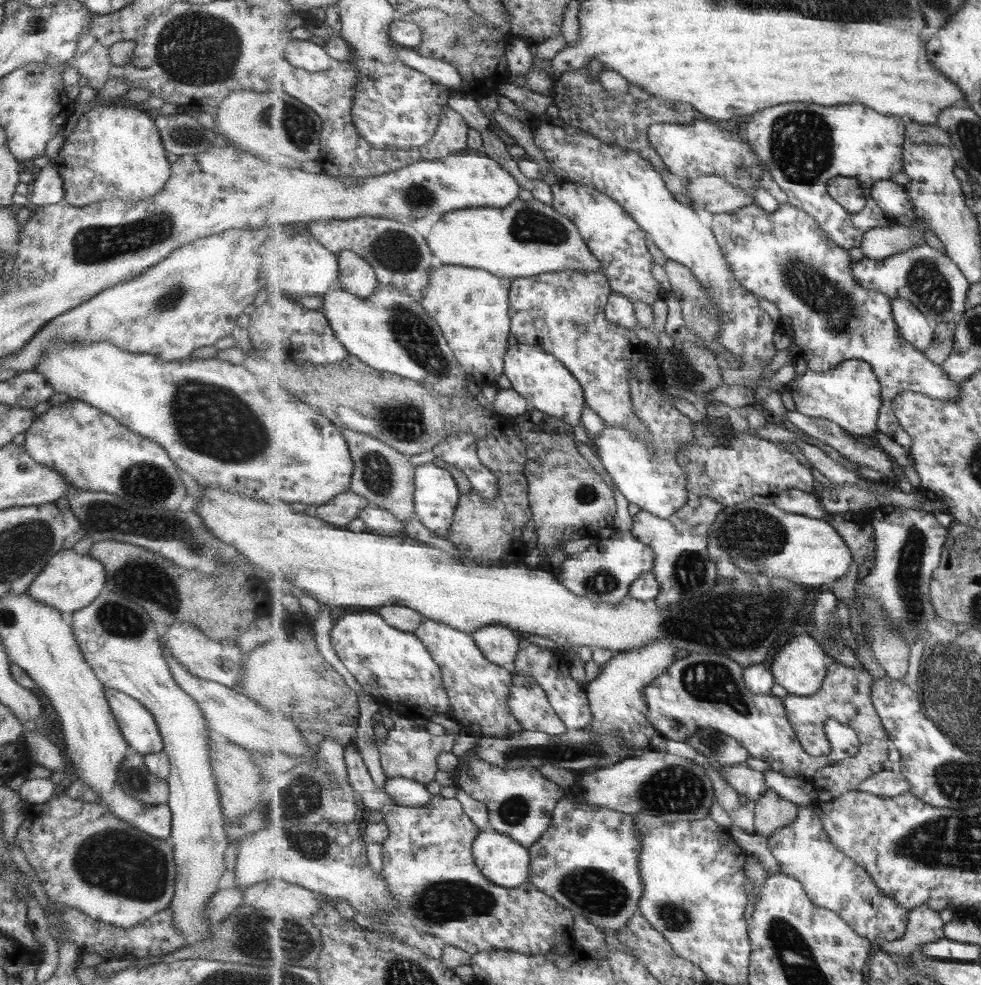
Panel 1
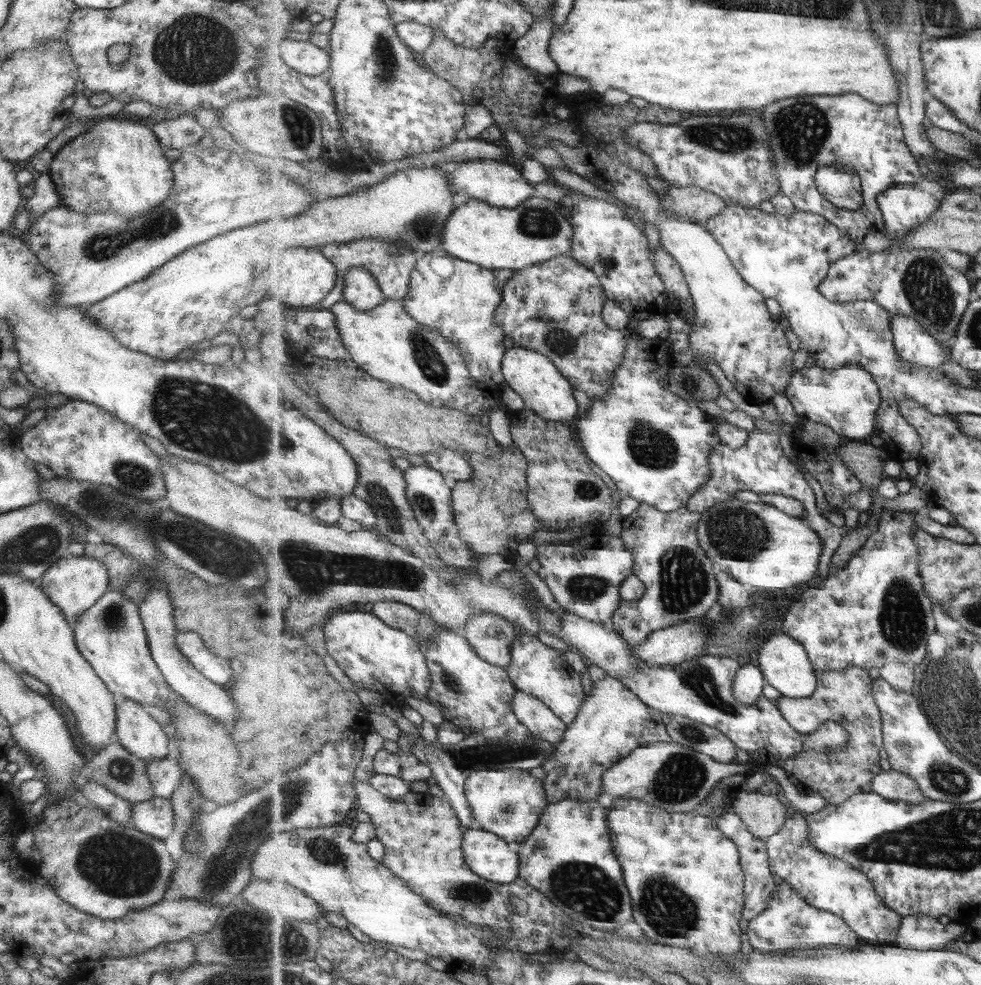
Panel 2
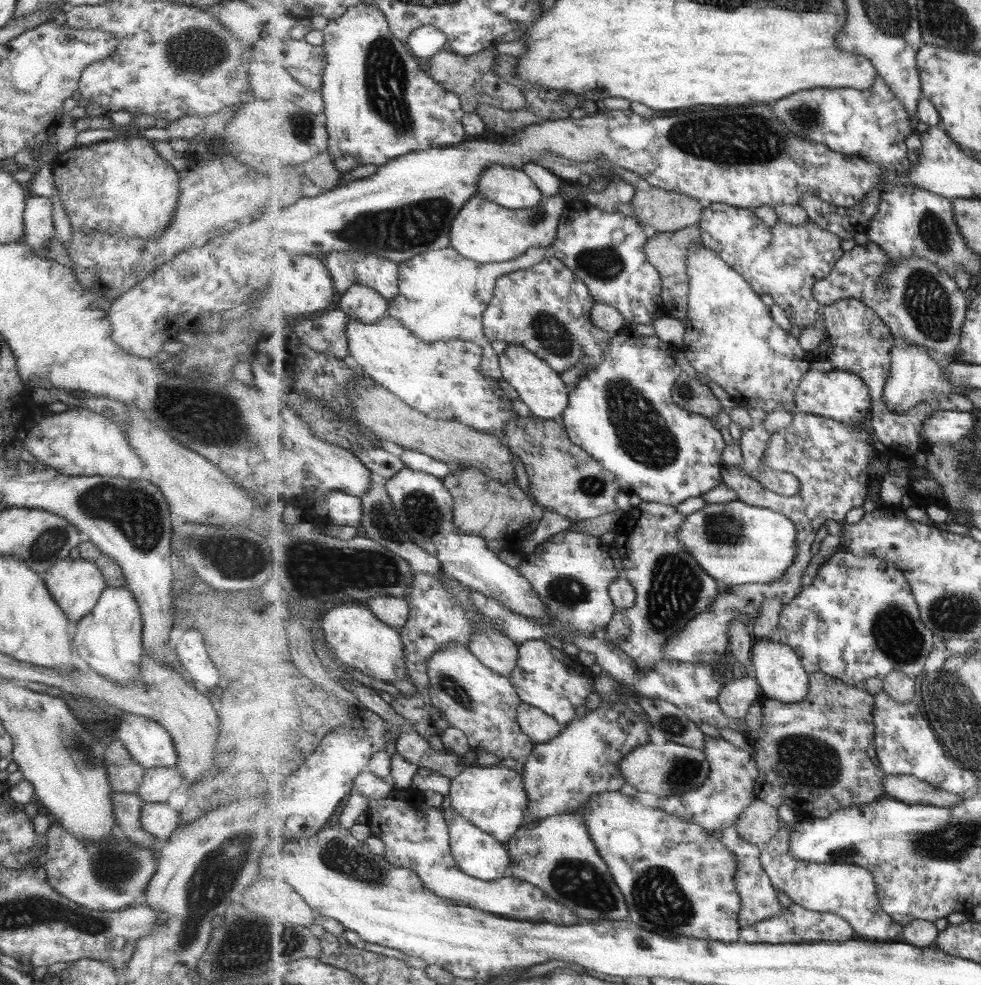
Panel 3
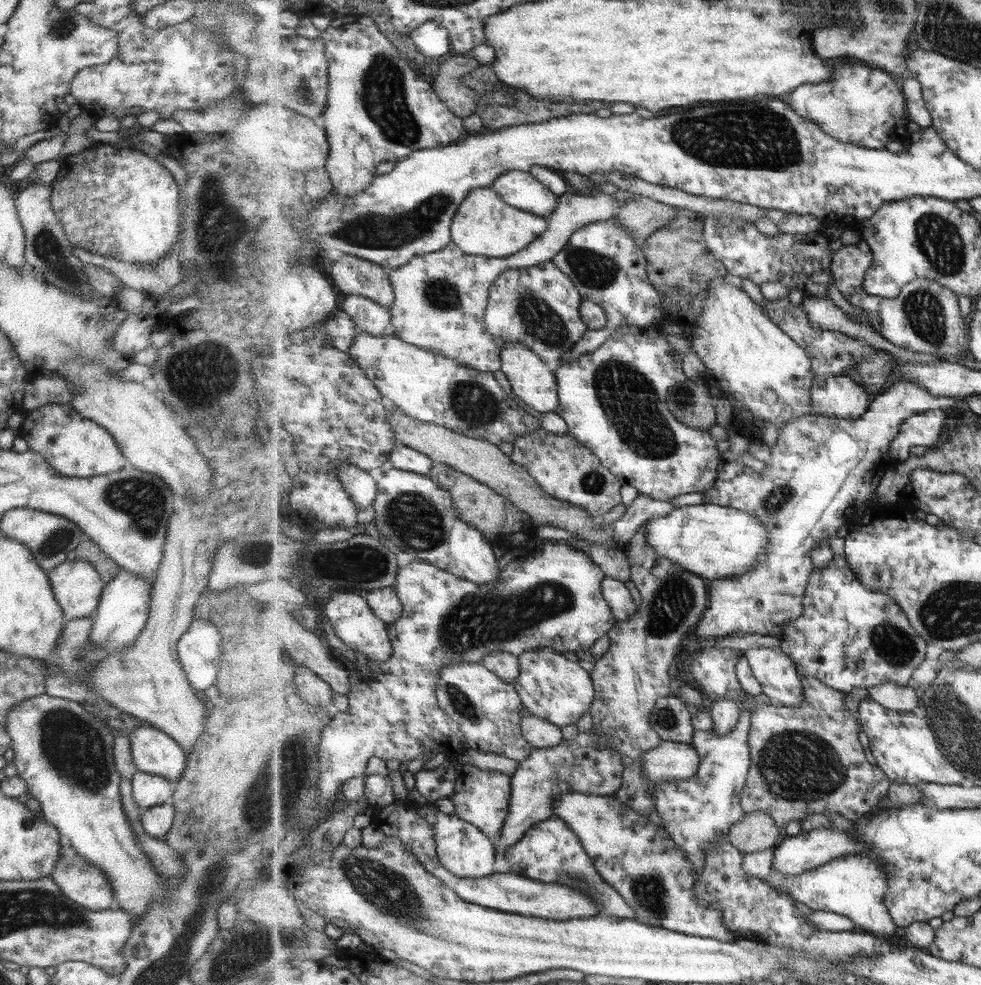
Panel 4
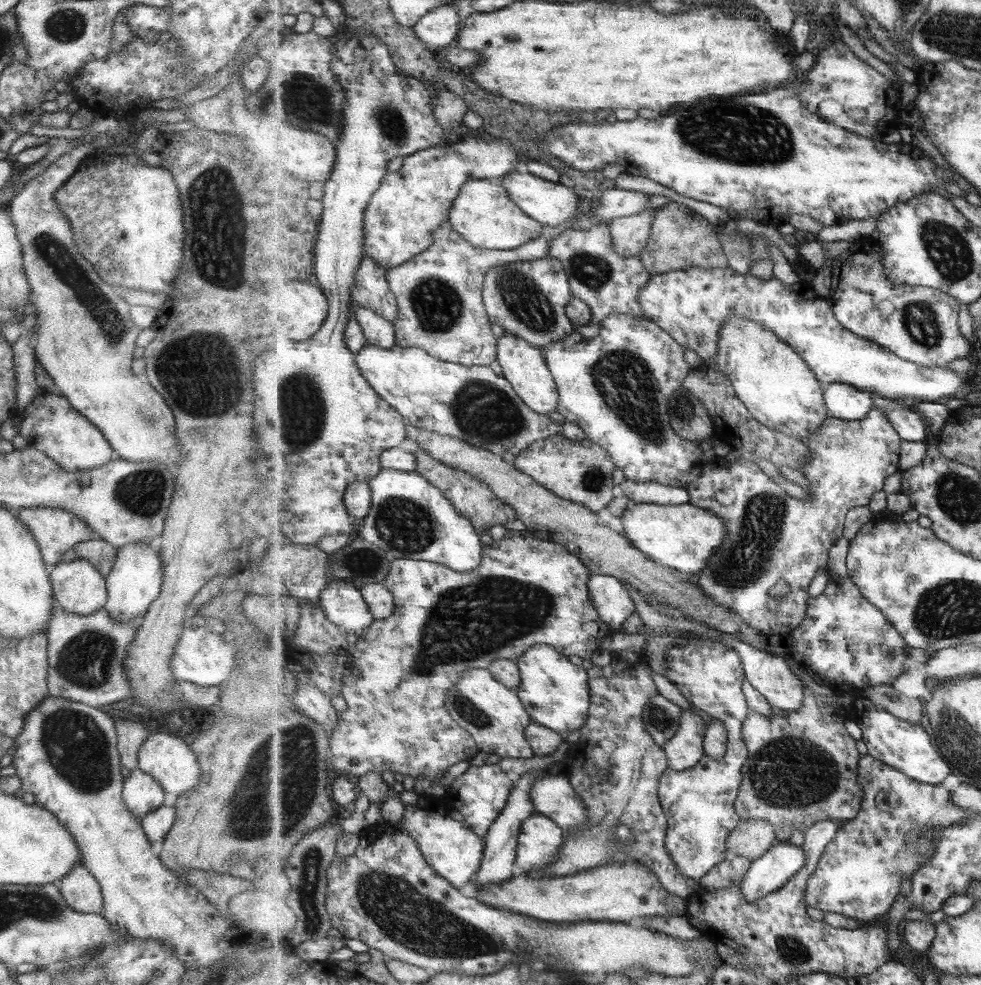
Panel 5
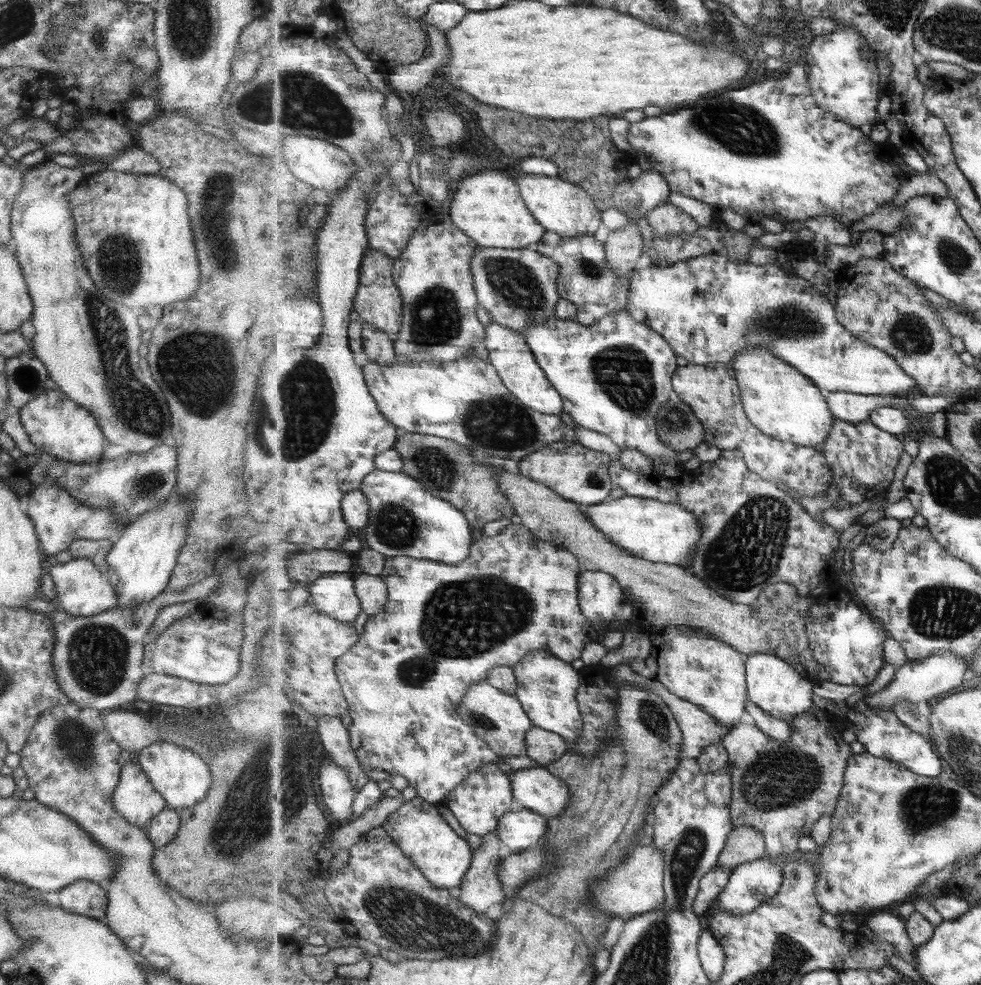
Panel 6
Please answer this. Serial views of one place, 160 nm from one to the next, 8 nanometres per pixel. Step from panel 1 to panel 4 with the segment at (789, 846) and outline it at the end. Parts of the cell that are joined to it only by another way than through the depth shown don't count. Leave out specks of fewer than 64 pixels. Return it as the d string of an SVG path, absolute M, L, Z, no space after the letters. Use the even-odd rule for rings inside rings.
M774 849L746 855L743 866L747 874L764 879L774 887L789 893L795 900L811 908L813 911L824 910L842 914L850 918L861 929L881 938L893 938L897 924L889 914L886 894L889 879L883 868L869 856L863 854L847 854L843 858L835 858L820 868L809 870L799 876L788 876L773 868Z

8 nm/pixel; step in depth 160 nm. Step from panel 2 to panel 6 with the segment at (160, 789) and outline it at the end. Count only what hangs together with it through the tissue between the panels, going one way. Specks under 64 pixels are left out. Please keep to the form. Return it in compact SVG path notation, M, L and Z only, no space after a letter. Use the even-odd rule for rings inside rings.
M127 759L121 764L111 807L125 822L139 829L145 829L165 808L163 799L153 791L141 767Z

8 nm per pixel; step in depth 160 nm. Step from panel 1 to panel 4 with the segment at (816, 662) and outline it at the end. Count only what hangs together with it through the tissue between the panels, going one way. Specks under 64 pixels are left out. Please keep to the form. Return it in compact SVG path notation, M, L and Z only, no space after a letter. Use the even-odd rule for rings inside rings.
M757 647L744 651L744 656L773 703L797 708L805 700L803 676L787 653Z

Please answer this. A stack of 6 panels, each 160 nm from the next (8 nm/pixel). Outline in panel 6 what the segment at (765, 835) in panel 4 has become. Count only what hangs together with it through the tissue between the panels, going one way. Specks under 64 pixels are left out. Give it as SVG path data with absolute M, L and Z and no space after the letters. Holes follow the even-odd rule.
M737 827L729 835L718 866L734 870L739 865L762 860L767 855L766 840L761 831L752 827Z

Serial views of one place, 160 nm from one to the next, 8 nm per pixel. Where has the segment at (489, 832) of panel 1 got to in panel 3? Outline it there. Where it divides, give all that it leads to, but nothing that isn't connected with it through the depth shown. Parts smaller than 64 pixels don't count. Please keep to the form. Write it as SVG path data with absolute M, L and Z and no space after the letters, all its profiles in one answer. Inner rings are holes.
M452 807L445 808L445 819L449 822L453 857L457 860L457 865L461 870L465 871L469 876L489 882L503 878L509 874L510 865L513 860L511 859L511 855L509 855L509 850L507 851L502 842L499 842L492 834L474 826Z

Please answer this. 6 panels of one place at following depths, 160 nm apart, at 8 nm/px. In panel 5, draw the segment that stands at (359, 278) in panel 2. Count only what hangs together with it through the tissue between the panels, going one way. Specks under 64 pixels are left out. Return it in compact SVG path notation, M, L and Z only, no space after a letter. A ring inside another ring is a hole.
M358 306L355 319L364 330L369 345L376 345L383 349L393 349L396 346L396 328L394 324L385 321L377 311Z

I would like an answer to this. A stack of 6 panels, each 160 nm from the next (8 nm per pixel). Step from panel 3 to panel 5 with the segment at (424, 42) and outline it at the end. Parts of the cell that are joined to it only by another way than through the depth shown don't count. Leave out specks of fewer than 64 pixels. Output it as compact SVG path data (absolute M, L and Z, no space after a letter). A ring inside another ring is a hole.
M443 5L425 15L413 30L428 47L437 51L456 45L460 31L460 12L451 5Z

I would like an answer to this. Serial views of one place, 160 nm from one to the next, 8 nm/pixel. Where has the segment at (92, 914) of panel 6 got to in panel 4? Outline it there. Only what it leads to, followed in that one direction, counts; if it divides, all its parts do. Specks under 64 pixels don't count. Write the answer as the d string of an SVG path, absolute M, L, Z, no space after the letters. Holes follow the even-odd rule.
M64 840L61 844L59 857L49 876L61 894L90 911L117 908L104 872L89 865Z

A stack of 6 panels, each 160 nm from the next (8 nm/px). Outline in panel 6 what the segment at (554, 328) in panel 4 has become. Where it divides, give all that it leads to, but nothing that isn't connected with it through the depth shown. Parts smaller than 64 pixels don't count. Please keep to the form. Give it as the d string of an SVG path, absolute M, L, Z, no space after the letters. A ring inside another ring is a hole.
M480 247L475 251L471 266L480 305L497 324L525 334L529 326L543 324L555 316L555 308L561 299L560 290L557 290L560 268L535 247Z

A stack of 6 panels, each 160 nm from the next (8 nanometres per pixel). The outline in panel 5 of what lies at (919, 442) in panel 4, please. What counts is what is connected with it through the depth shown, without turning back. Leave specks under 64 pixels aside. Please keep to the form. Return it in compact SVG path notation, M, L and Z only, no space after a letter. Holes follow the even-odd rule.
M871 393L874 396L875 406L884 410L900 437L907 442L921 442L927 438L927 421L916 410L913 410L903 401L888 399L884 396Z

